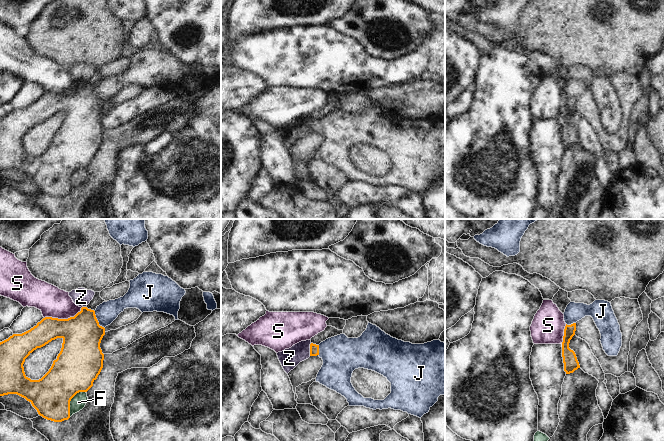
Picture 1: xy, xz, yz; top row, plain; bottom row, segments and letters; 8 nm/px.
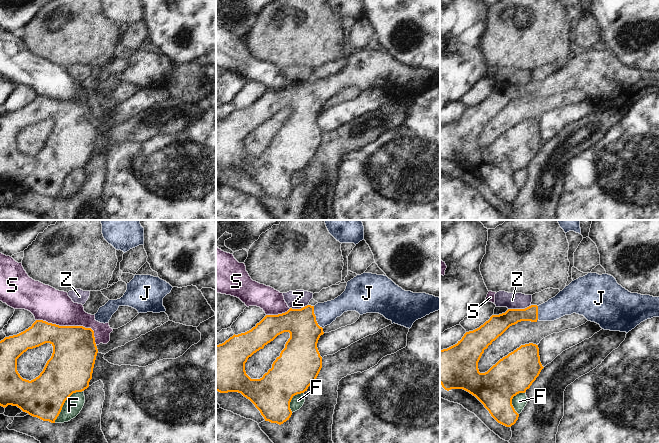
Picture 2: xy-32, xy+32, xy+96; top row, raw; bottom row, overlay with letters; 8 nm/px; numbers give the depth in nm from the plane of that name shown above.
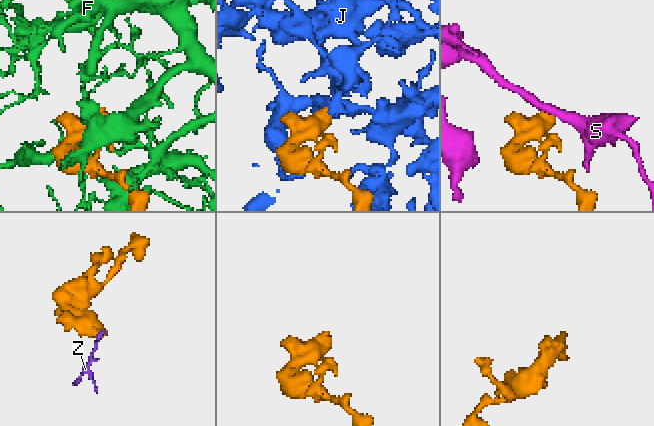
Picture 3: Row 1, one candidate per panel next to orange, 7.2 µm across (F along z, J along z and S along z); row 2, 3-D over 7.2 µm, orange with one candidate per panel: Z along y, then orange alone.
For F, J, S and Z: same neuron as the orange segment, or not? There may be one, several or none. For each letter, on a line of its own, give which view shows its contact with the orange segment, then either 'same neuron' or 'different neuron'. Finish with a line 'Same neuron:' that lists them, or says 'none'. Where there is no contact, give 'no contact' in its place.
F: contact in xy; different neuron
J: contact in xy; same neuron
S: contact in xy; different neuron
Z: contact in xz; different neuron
Same neuron: J

